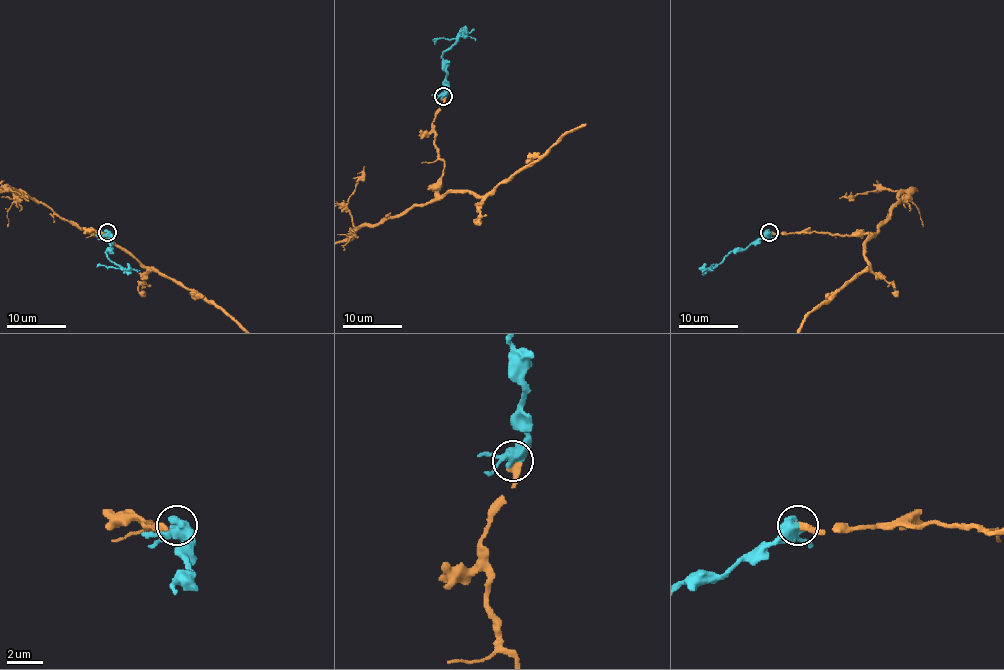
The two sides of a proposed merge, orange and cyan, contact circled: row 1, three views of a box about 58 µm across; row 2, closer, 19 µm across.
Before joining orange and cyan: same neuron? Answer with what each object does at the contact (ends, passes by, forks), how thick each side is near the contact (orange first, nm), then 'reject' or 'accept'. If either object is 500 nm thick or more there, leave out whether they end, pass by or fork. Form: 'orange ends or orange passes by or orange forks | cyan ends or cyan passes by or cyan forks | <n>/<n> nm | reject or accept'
orange ends | cyan forks | 420/480 nm | accept

